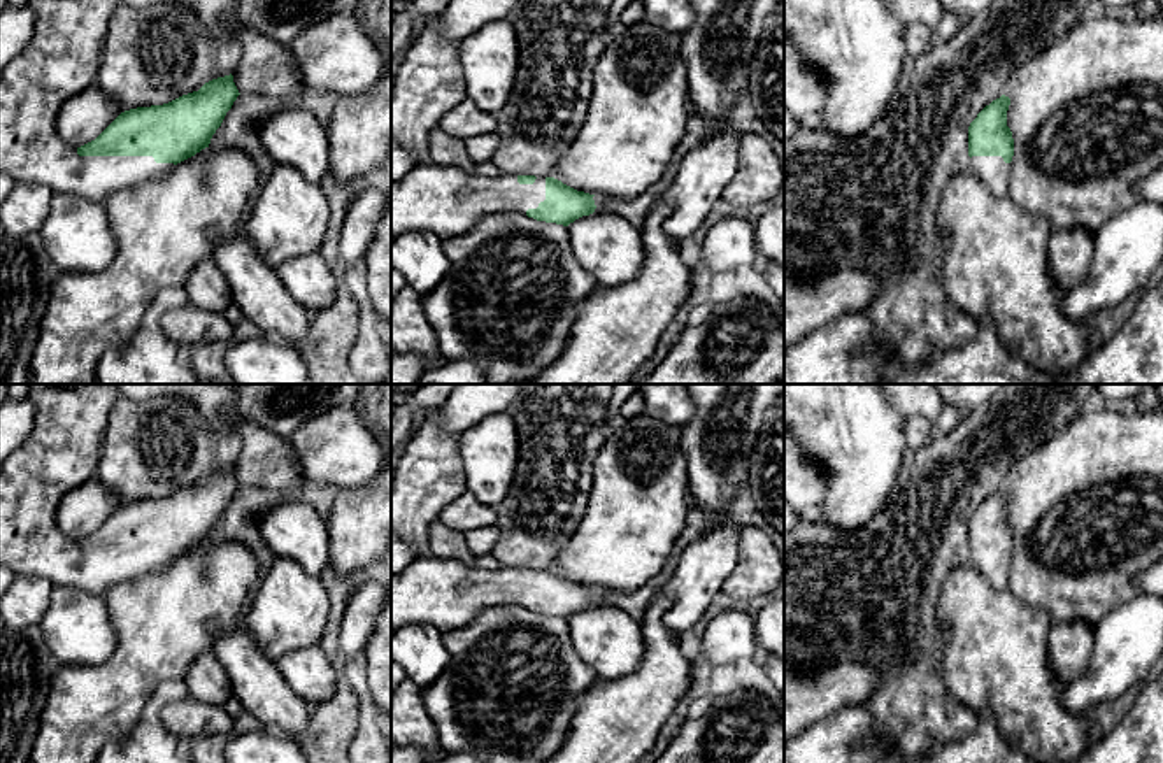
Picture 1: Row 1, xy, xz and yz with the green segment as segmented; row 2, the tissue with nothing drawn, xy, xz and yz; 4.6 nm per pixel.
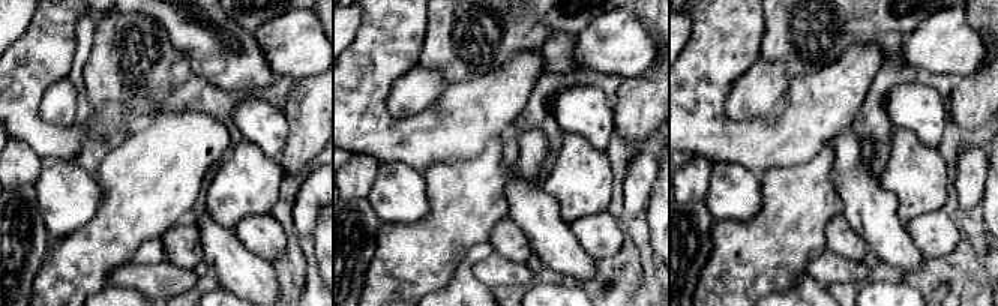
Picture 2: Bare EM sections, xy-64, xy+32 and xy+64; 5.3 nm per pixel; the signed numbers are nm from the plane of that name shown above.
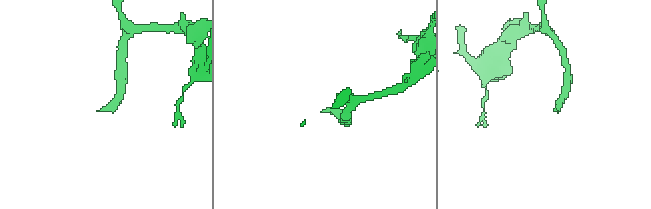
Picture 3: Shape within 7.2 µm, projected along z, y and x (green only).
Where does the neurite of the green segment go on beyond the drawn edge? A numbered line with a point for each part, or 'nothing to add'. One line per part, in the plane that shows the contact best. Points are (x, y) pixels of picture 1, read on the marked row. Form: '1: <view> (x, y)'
1: xy (64, 55)

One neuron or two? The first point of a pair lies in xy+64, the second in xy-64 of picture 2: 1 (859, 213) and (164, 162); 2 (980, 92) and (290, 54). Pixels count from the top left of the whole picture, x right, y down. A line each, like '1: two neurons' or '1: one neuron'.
1: two neurons
2: two neurons

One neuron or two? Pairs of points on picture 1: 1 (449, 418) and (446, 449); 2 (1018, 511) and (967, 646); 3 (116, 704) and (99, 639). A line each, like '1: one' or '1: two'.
1: two
2: two
3: two

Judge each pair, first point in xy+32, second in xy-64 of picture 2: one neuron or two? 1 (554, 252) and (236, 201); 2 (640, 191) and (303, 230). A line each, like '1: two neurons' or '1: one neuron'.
1: two neurons
2: one neuron

